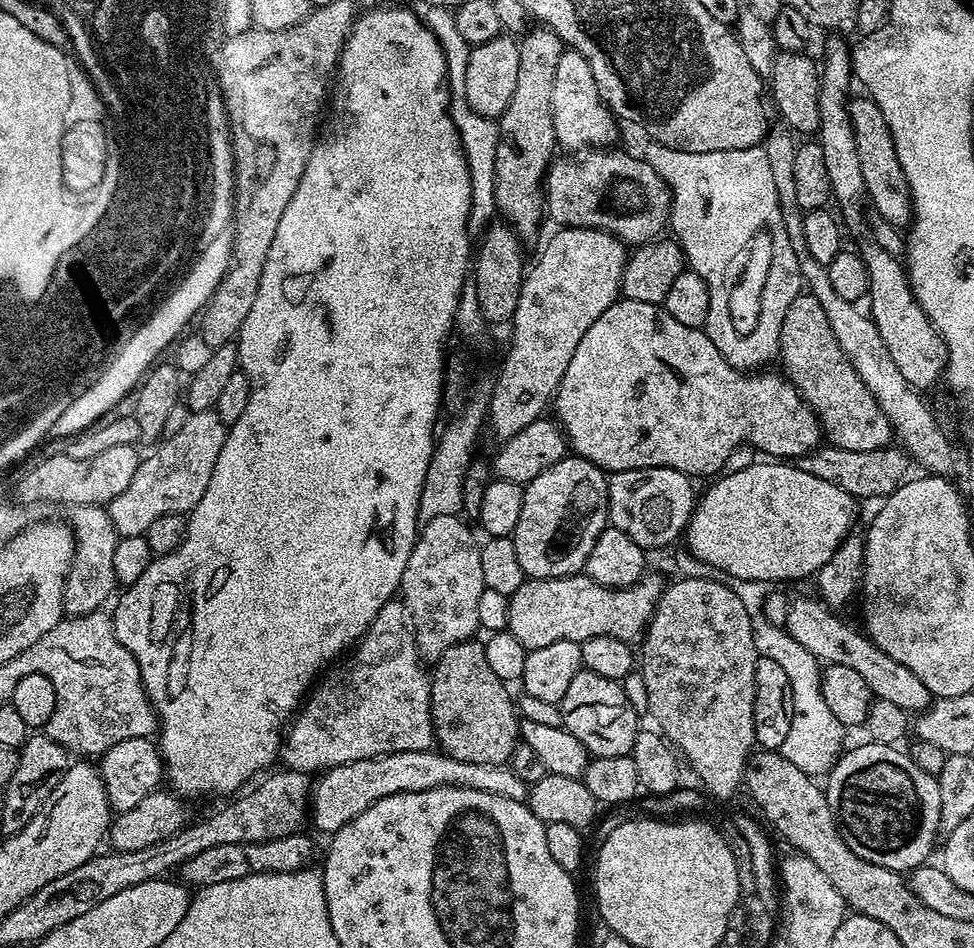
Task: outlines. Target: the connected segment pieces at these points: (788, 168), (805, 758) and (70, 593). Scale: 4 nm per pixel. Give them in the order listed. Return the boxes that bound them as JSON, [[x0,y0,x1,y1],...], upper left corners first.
[[762,122,956,477],[734,580,845,778],[64,504,117,616]]

